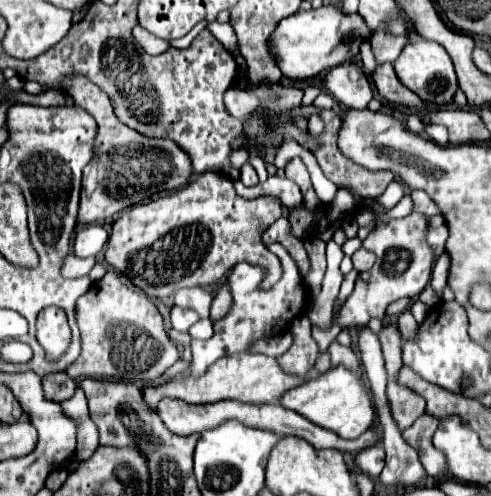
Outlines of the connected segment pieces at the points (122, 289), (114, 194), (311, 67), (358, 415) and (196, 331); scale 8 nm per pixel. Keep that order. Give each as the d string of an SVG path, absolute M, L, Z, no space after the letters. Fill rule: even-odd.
M108 271L76 301L76 325L80 329L82 349L80 359L68 367L72 379L152 381L180 359L176 345L164 333L162 315L156 305L116 271Z
M74 75L62 81L60 91L70 95L74 105L86 109L98 123L94 157L90 159L90 177L88 177L88 167L84 169L82 177L78 223L104 221L114 213L136 205L136 201L148 199L152 195L166 195L170 191L180 189L192 179L190 157L174 141L148 139L138 131L120 123L112 111L108 95L92 81L84 79L82 75ZM88 185L90 185L90 199L88 199Z
M324 5L282 19L272 33L272 55L276 55L276 63L280 63L280 71L286 79L304 81L356 57L364 39L370 39L370 29L360 15L344 15L342 9Z
M344 365L332 367L330 371L314 379L308 379L308 383L300 387L292 387L292 391L286 391L280 397L280 405L300 413L312 423L318 423L318 427L324 427L328 431L334 431L336 435L342 435L342 439L360 437L376 421L376 409L374 409L370 391L366 389L366 385L360 385L358 377L348 369L344 369Z
M200 319L200 321L196 321L192 327L190 327L190 331L188 331L194 339L208 339L214 331L212 331L212 321L210 319Z

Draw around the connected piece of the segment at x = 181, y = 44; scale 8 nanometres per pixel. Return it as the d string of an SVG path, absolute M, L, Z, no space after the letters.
M200 23L200 25L196 25L196 27L194 27L194 29L192 29L192 31L190 31L184 37L171 40L171 46L179 49L189 47L192 41L196 38L196 35L198 35L198 33L204 29L204 25L208 25L208 23Z

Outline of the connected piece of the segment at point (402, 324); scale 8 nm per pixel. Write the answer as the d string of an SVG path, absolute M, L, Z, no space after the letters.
M406 309L404 313L400 313L400 315L398 315L398 327L400 327L400 333L402 333L404 341L414 337L418 323L414 321L414 317L412 317L412 311L410 311L410 309Z

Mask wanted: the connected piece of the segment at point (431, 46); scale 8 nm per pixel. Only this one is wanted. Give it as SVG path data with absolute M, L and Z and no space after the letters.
M420 37L412 39L410 43L406 43L404 51L394 61L394 69L400 83L406 85L410 91L414 91L426 103L436 103L442 107L450 103L454 99L454 93L458 91L458 79L456 79L450 55L438 43L432 43Z

